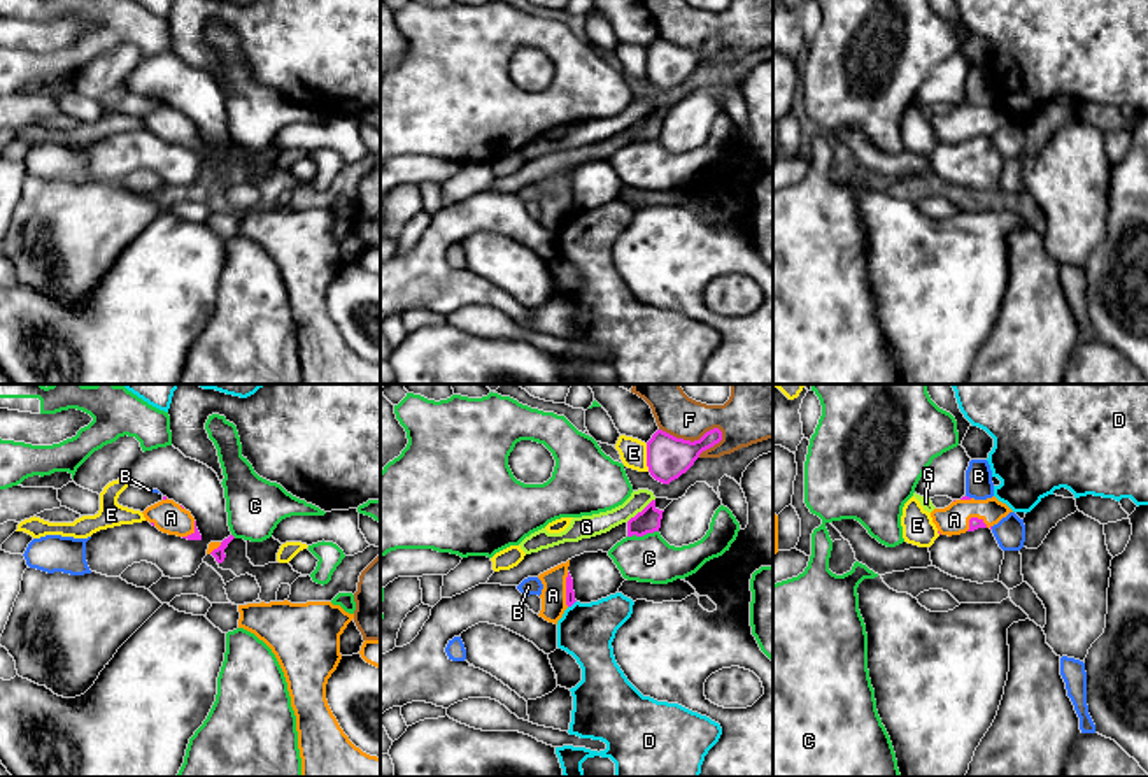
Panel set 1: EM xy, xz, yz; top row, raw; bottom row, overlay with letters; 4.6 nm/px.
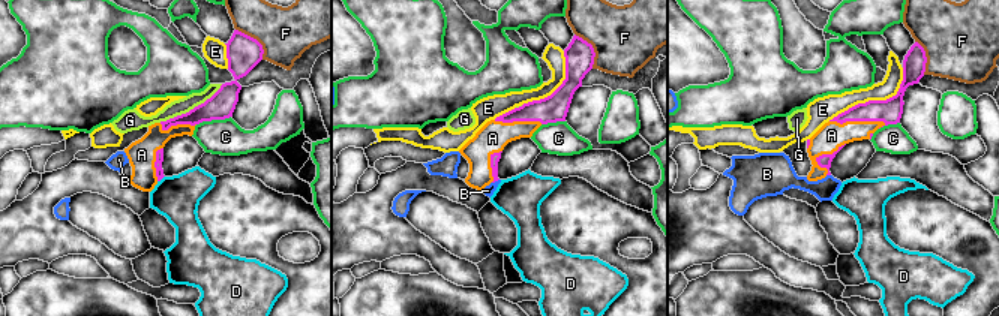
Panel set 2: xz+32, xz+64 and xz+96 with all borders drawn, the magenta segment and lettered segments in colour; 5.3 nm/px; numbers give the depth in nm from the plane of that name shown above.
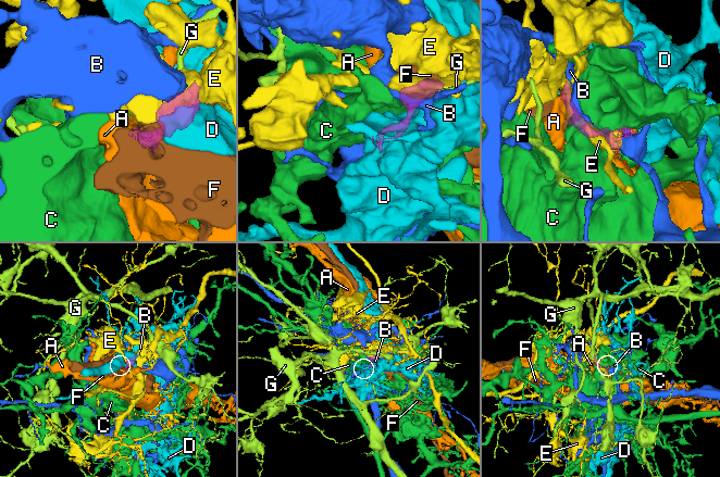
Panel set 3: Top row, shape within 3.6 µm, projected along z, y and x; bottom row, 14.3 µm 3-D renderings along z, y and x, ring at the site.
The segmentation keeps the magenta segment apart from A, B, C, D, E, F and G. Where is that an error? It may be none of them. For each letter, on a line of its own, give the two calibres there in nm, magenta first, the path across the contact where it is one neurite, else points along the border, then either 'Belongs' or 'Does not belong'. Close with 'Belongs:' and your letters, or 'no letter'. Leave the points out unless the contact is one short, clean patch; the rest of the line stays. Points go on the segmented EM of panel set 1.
A: Thickness 50 nm (magenta) against 110 nm. Belongs
B: Thickness 20 nm (magenta) against 130 nm. Boundary: yz (966, 495), (970, 498). Does not belong
C: Thickness 110 nm (magenta) against 220 nm. Boundary: xz (658, 530), (628, 537). Does not belong
D: Thickness 50 nm (magenta) against 260 nm. Boundary: xz (575, 600), (568, 607). Does not belong
E: Thickness 190 nm (magenta) against 130 nm. Does not belong
F: Thickness 190 nm (magenta) against 240 nm. Does not belong
G: Thickness 110 nm (magenta) against 100 nm. Boundary: xz (654, 498), (626, 521). Does not belong
Belongs: A

